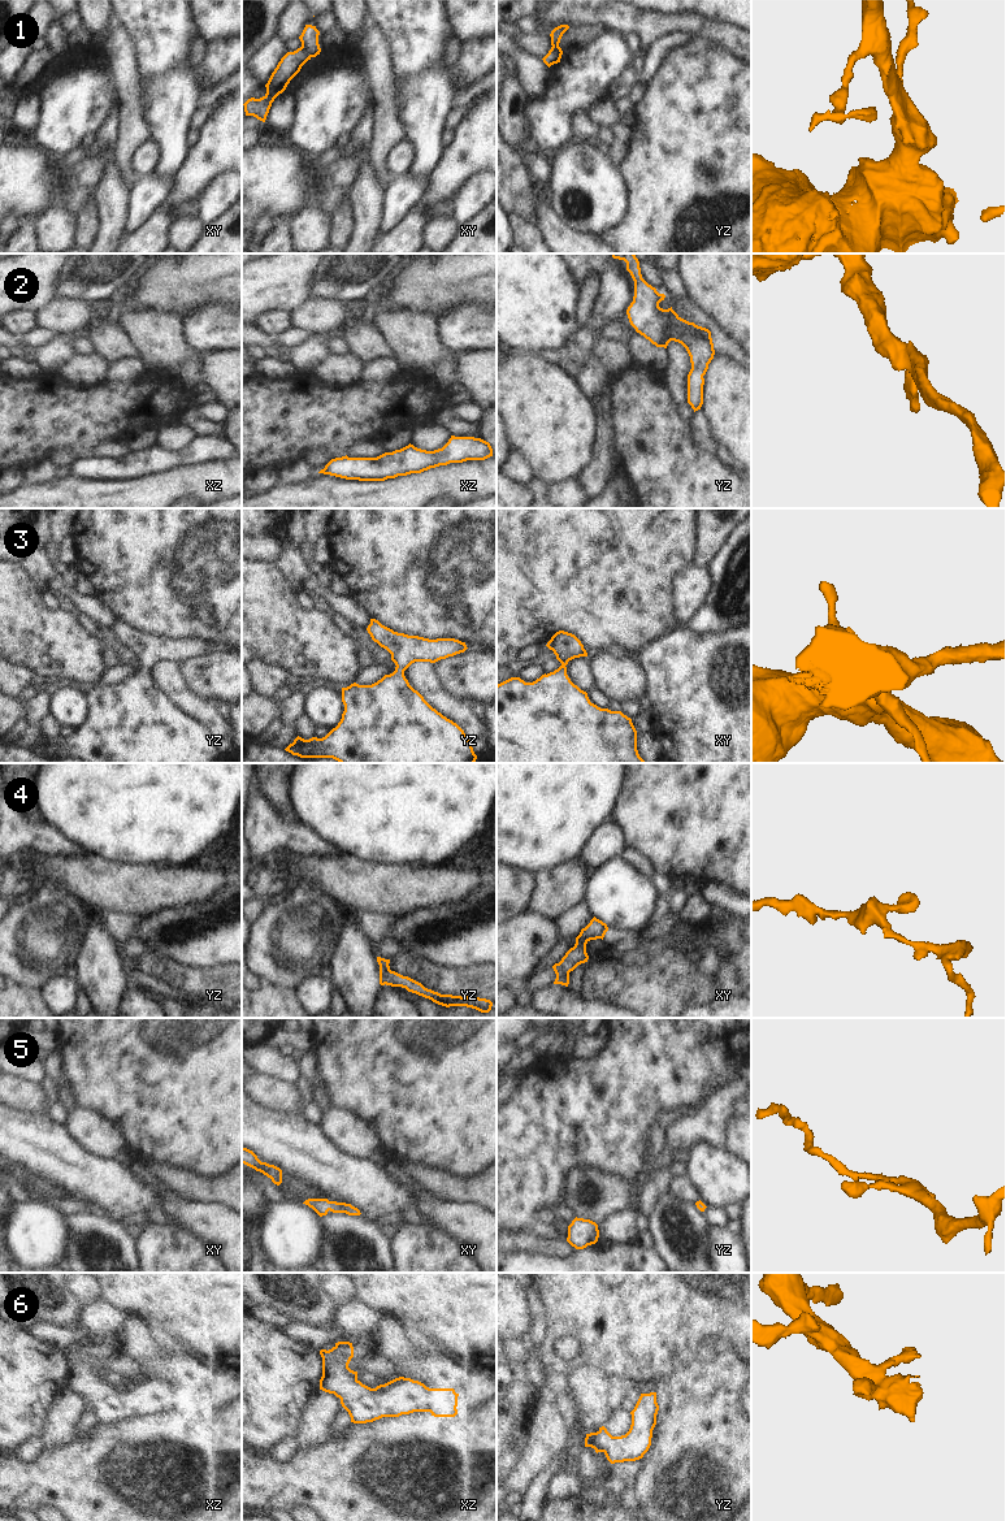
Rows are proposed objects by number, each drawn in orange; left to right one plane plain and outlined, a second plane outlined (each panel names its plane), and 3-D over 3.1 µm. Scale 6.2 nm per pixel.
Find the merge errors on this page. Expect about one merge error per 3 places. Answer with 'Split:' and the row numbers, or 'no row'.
Split: 1

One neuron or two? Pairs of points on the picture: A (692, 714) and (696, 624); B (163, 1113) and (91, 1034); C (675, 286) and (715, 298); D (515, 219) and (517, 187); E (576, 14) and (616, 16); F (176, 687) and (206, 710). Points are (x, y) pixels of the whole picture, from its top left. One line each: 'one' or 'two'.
A: two
B: one
C: two
D: two
E: one
F: one

